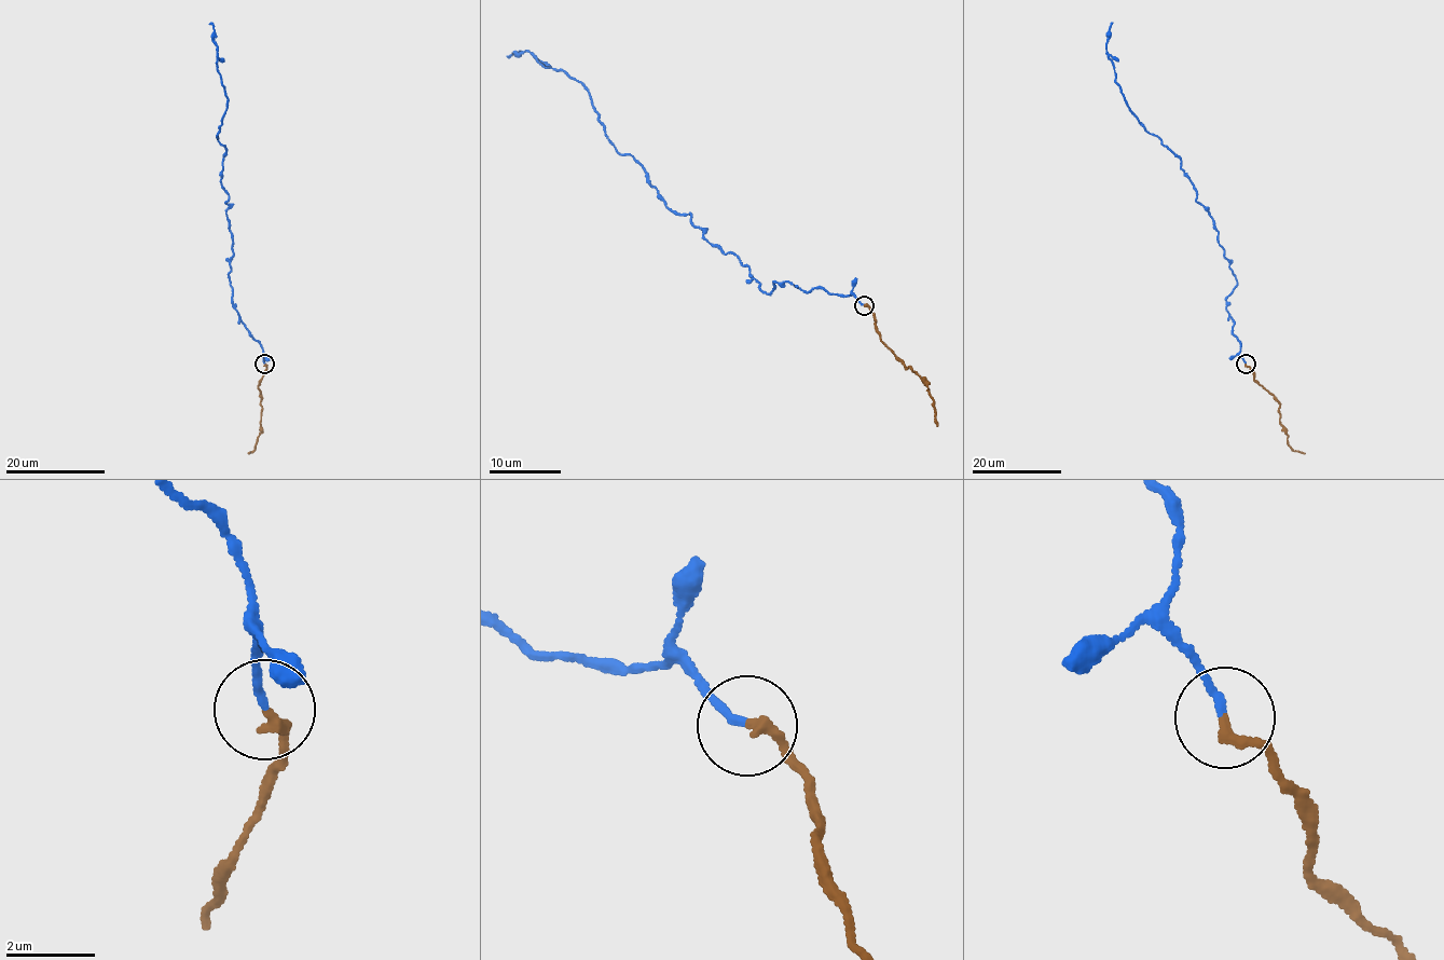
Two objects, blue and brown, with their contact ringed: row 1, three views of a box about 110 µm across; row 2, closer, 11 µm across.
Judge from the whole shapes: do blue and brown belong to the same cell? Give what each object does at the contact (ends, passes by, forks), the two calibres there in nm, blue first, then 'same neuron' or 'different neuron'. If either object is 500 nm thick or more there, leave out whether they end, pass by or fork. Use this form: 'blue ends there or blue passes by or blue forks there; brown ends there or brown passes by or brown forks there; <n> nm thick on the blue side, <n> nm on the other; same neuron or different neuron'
blue ends there; brown ends there; 170 nm thick on the blue side, 240 nm on the other; different neuron

